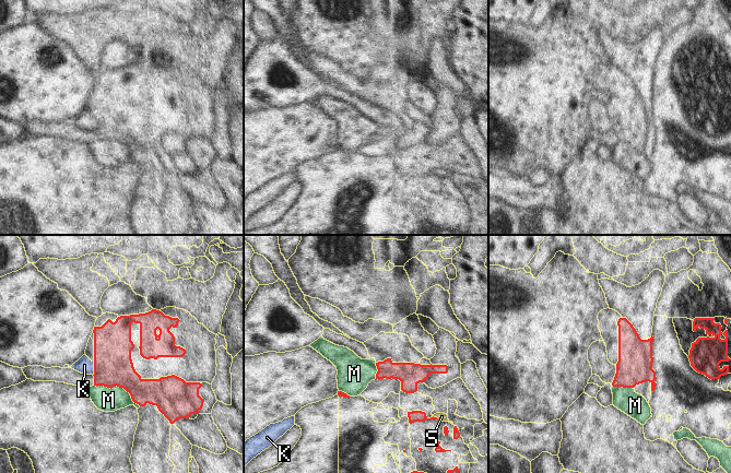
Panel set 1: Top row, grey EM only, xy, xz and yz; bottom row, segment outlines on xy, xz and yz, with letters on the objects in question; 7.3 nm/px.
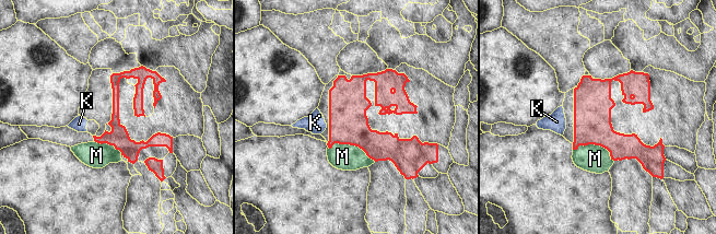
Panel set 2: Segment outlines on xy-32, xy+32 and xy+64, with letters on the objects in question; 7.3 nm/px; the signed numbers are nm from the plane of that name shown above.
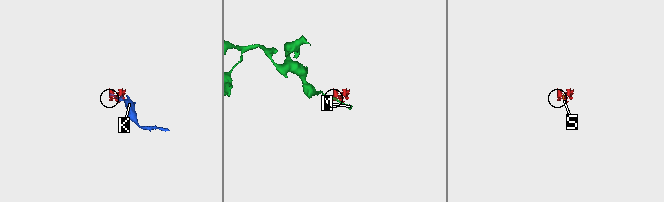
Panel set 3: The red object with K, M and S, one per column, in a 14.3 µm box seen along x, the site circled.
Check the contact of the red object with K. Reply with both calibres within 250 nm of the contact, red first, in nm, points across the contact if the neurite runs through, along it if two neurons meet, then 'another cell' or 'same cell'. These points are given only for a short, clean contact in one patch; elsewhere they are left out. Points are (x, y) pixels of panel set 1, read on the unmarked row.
calibres 280 and 120 nm; border xy (94, 117), (93, 130); another cell

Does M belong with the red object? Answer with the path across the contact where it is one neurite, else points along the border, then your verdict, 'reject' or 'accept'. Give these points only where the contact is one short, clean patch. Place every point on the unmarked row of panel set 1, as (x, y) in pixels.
border xy (94, 140), (122, 142), (140, 161); reject

